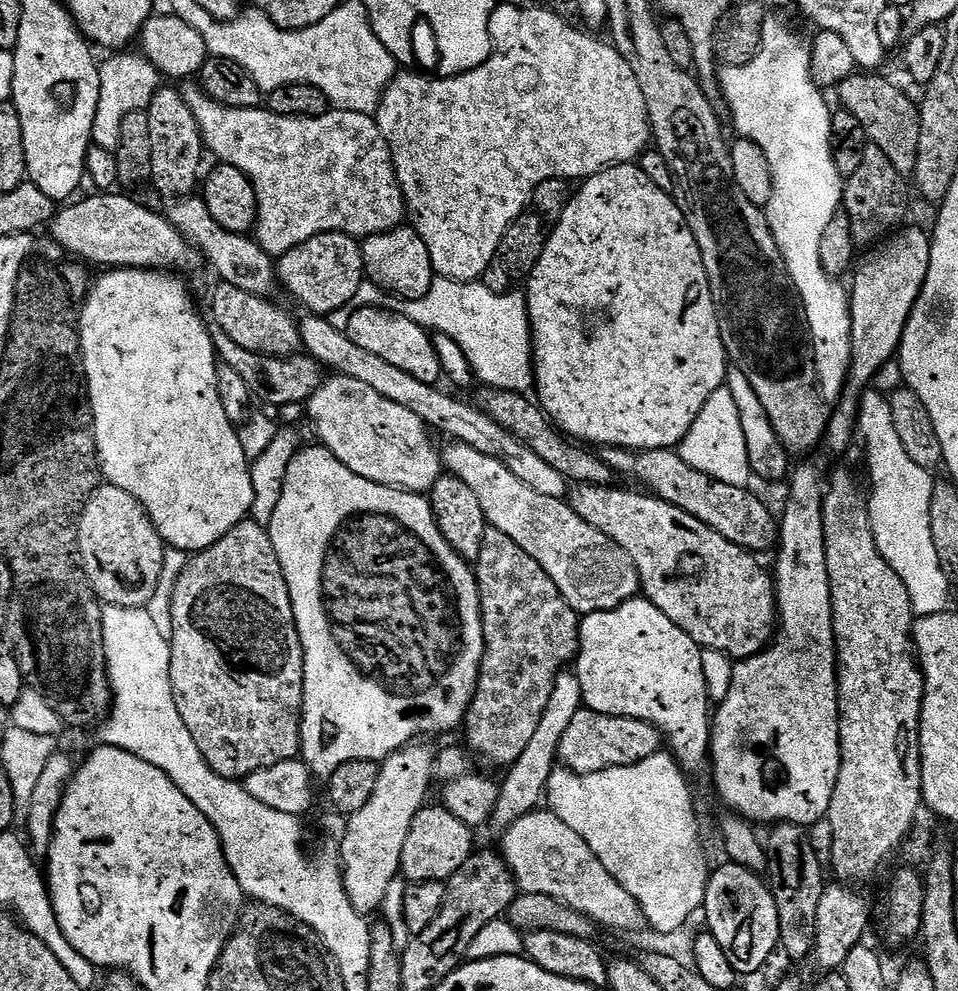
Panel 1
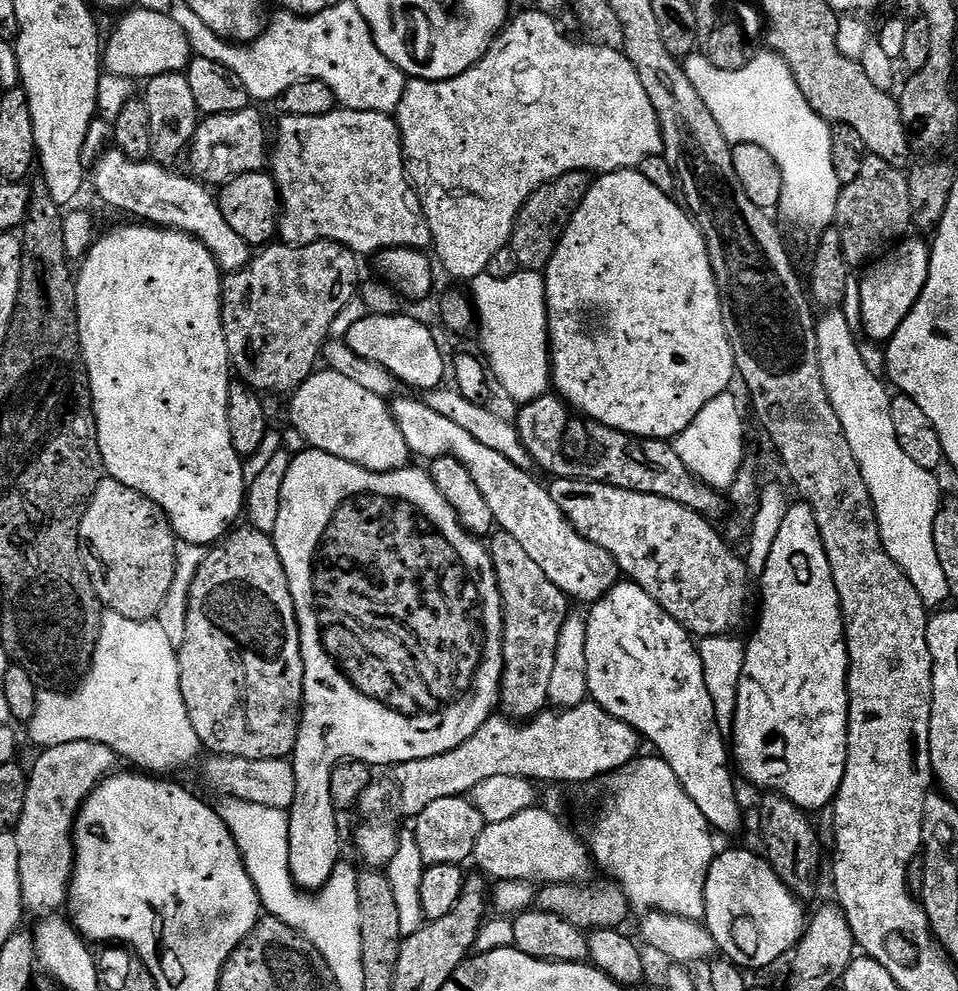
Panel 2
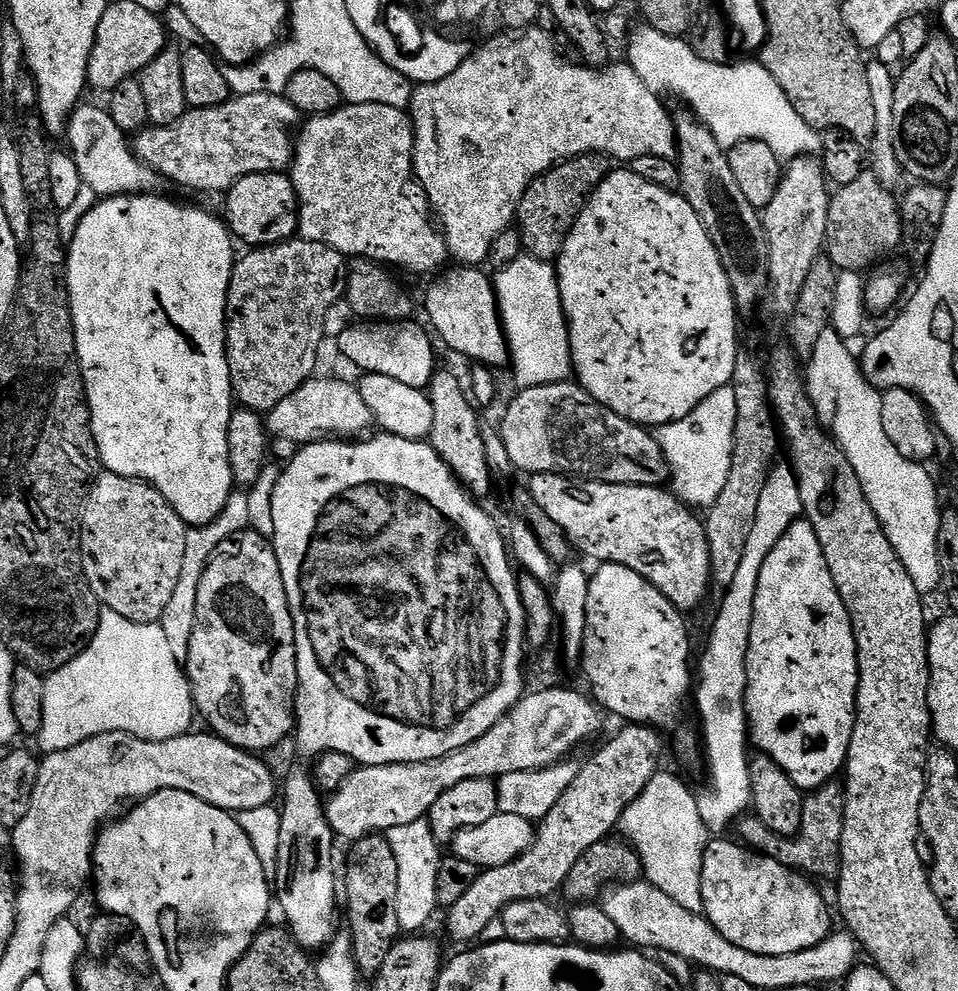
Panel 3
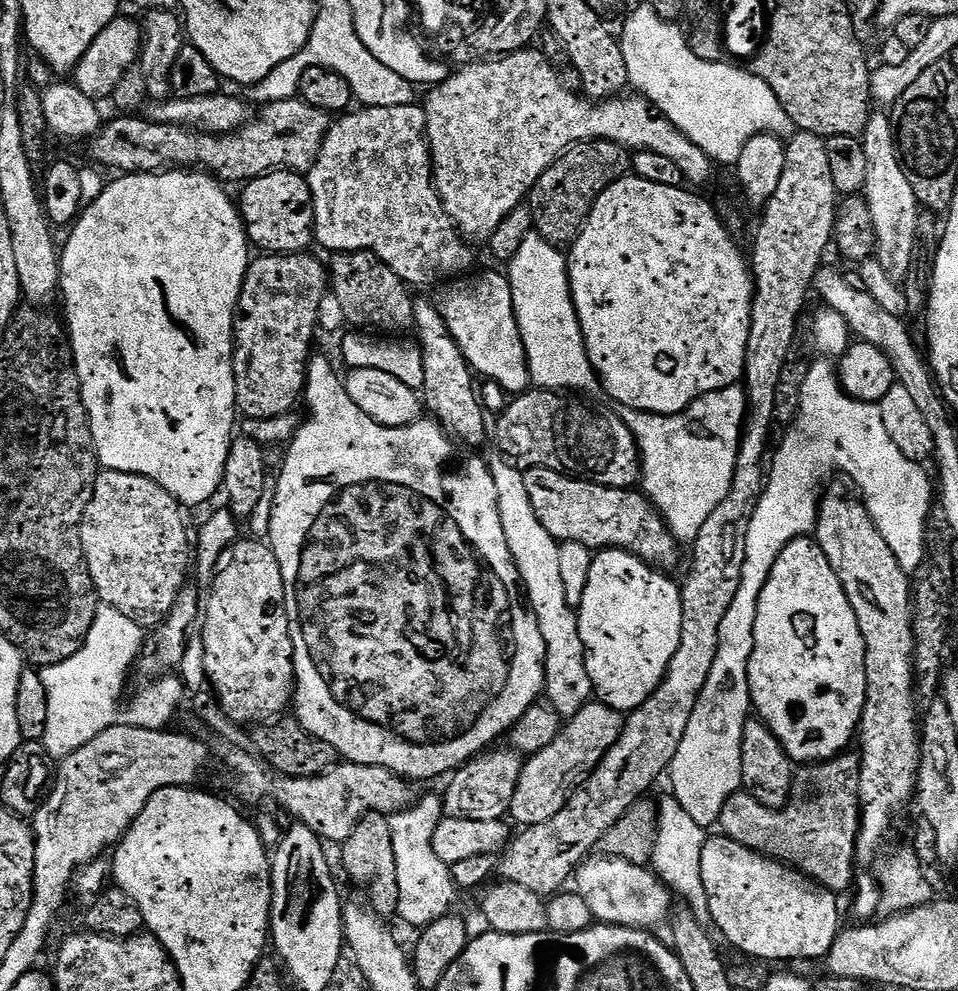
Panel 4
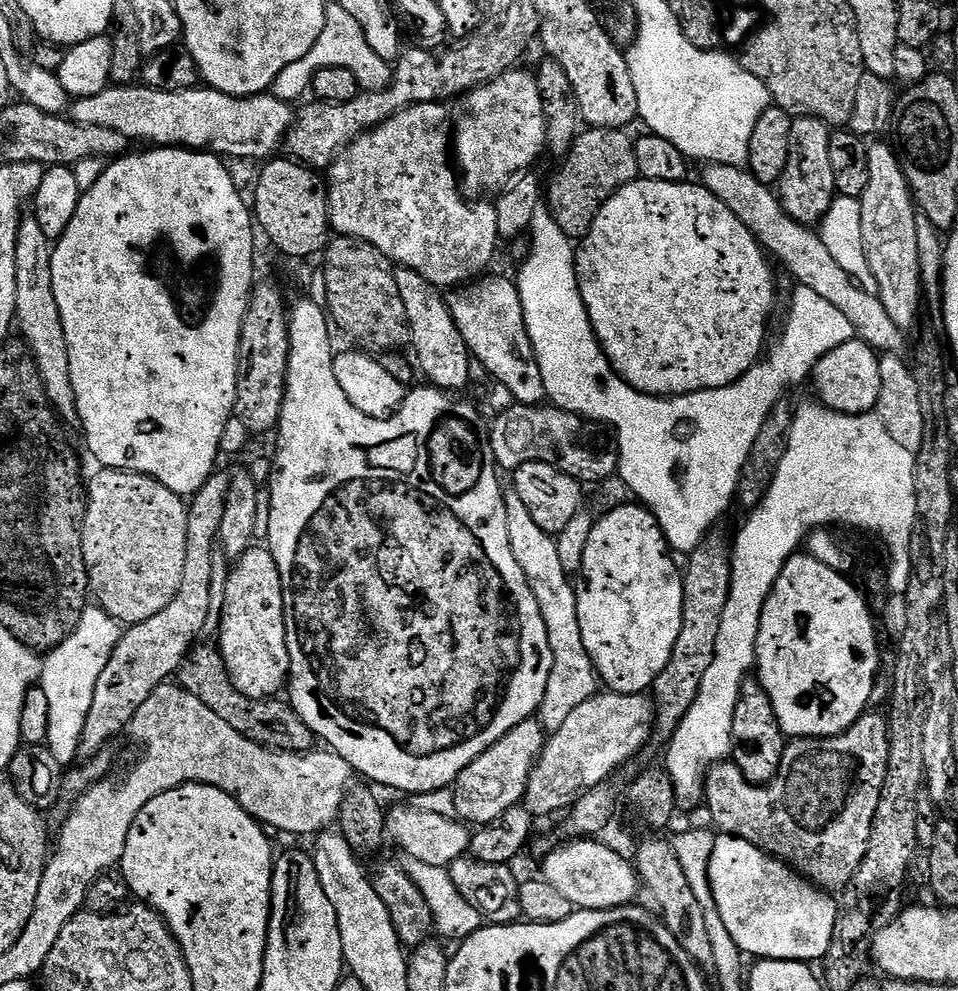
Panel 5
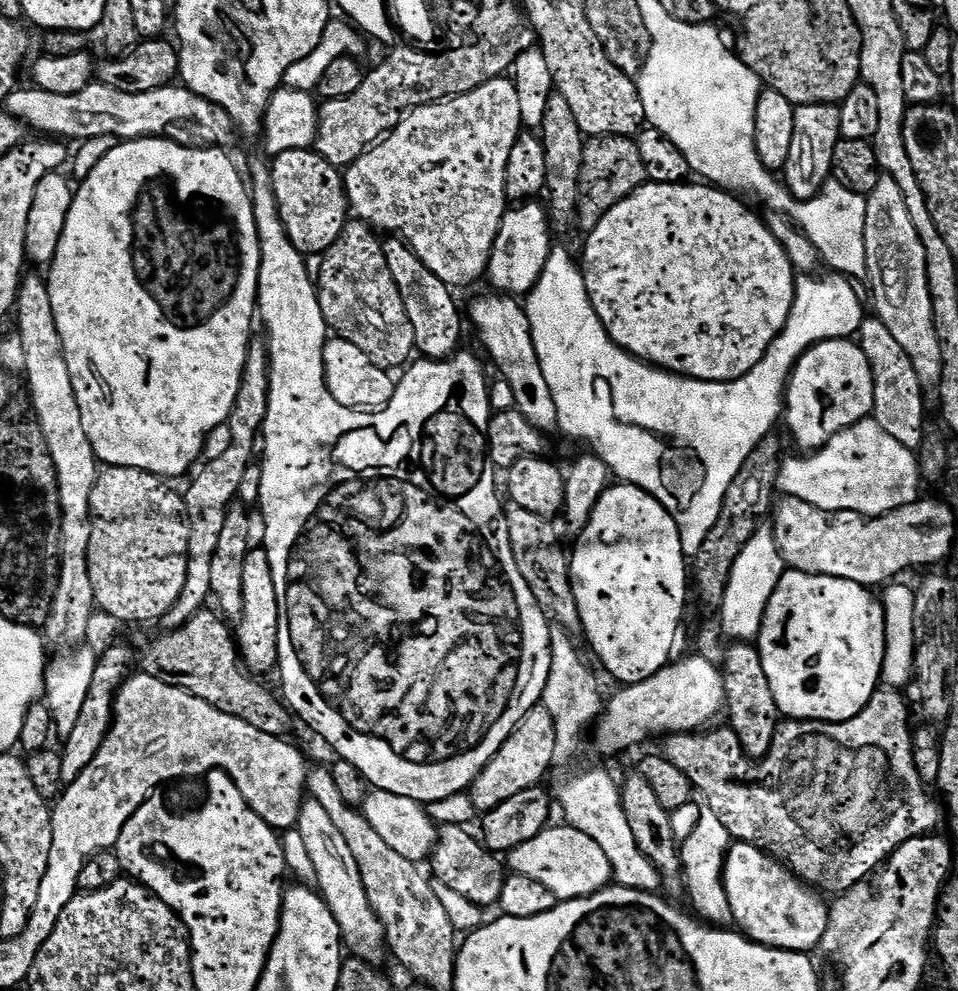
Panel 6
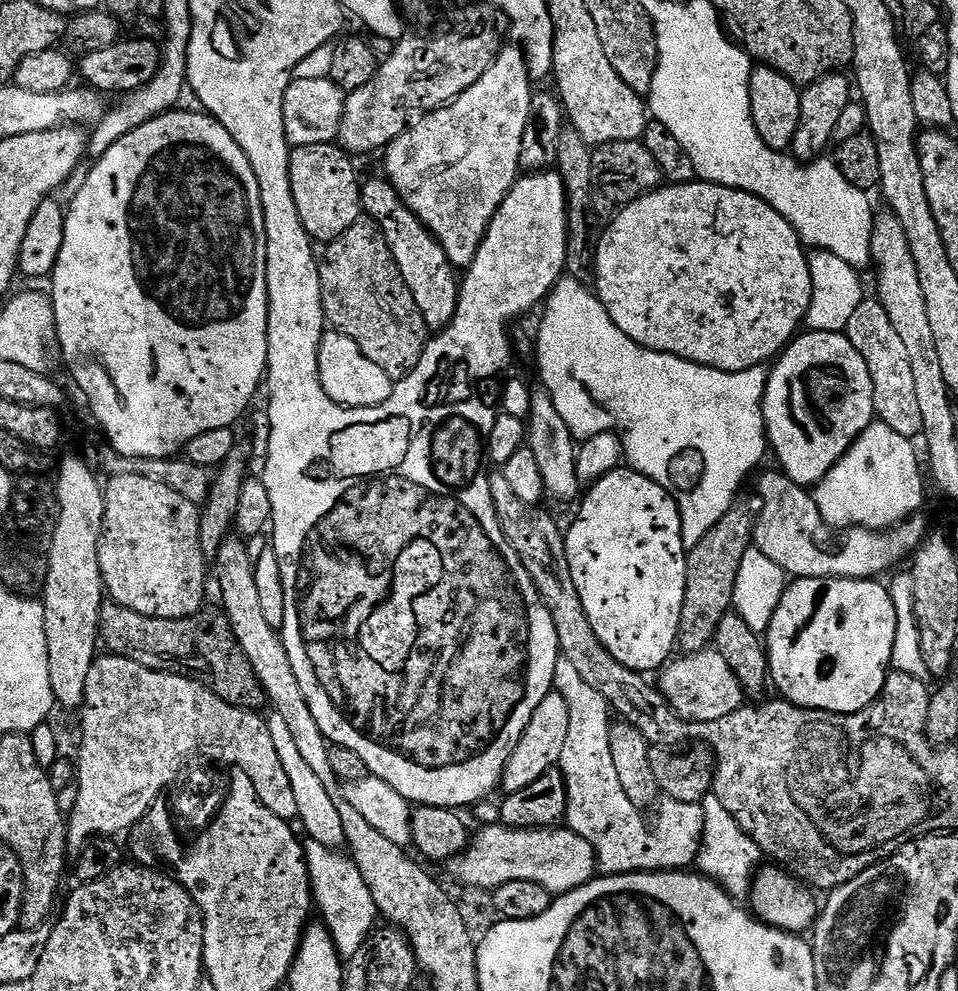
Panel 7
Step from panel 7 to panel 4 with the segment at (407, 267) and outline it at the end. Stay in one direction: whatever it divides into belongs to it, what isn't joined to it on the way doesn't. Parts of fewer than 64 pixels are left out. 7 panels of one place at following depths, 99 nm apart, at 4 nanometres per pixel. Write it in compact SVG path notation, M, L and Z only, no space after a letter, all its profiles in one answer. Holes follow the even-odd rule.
M417 299L414 303L415 339L422 350L422 371L425 372L422 400L434 417L437 424L452 437L453 441L465 440L468 446L480 444L484 435L489 435L490 428L484 425L486 413L478 395L478 384L474 379L471 366L466 362L454 334L446 330L446 322L442 322L442 314L438 314L435 303L431 299Z

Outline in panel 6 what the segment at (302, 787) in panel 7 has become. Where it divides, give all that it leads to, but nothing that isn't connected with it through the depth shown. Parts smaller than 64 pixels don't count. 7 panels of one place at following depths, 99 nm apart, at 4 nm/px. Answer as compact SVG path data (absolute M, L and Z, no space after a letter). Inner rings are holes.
M305 799L300 811L300 821L295 831L299 832L306 851L310 853L310 862L314 862L315 885L330 906L334 918L340 927L341 941L346 945L353 957L364 960L368 964L383 965L386 956L384 927L366 896L366 886L362 886L362 873L358 871L358 862L354 862L354 853L342 838L342 834L334 826L330 814L317 800Z

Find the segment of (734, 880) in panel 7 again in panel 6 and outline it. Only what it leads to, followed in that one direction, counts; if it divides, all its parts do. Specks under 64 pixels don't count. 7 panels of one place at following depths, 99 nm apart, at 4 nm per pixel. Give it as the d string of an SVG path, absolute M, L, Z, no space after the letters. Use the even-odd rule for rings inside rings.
M705 807L698 818L698 826L694 826L694 834L680 844L680 863L687 899L692 899L691 907L699 919L713 926L727 925L730 920L730 902L724 889L724 862L732 843L733 838L726 826L722 826L718 814Z

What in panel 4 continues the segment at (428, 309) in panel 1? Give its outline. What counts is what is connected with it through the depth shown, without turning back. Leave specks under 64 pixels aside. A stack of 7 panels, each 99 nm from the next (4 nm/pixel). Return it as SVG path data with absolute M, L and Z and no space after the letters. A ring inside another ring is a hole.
M535 230L522 242L518 254L507 265L506 275L512 287L514 314L526 346L528 369L537 389L575 390L580 394L597 391L596 371L586 354L584 335L574 310L568 285L568 261L565 253L541 238Z

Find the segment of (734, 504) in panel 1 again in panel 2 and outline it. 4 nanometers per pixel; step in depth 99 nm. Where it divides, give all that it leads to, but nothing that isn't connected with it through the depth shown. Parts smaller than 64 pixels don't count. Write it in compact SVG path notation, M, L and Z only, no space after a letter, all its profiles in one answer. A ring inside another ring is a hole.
M545 394L539 396L539 398L534 400L534 402L523 405L517 412L519 412L519 414L518 418L516 417L516 425L519 430L519 436L522 438L523 445L526 446L526 450L530 454L533 463L538 468L541 467L544 471L550 473L550 476L556 477L557 479L598 481L600 484L612 485L618 489L626 489L636 493L654 494L658 498L666 498L670 502L678 502L682 506L686 506L690 510L694 510L697 514L699 514L699 516L703 516L705 520L711 520L713 522L719 521L718 518L720 515L722 515L721 517L725 515L725 497L721 495L717 489L711 488L706 482L699 480L699 478L696 477L696 475L692 473L686 465L684 465L682 458L678 458L675 447L673 447L669 441L642 439L640 437L626 435L625 432L616 431L612 427L602 426L595 420L589 420L580 416L573 416L574 418L570 418L570 414L572 415L571 407L556 394Z

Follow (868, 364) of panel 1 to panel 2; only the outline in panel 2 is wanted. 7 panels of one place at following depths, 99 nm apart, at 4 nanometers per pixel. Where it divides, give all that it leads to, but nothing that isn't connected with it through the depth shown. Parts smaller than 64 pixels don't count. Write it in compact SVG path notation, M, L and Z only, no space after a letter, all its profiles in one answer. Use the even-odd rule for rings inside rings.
M904 238L899 241L891 250L885 251L875 262L867 265L864 277L860 280L860 324L869 341L887 342L902 326L902 322L910 314L910 310L916 305L916 300L922 294L928 277L928 261L930 259L930 244L927 239L912 240Z

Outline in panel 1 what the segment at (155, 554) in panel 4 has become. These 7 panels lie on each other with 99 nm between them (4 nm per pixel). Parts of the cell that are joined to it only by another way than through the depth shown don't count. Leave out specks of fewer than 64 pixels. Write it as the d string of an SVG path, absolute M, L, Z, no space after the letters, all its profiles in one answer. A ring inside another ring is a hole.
M104 482L86 502L84 513L80 516L79 526L78 552L82 557L84 574L94 586L99 585L99 580L104 583L102 586L99 585L99 595L104 598L109 596L109 601L117 604L133 608L147 608L163 574L160 531L154 526L147 510L130 494L126 494L126 490Z

